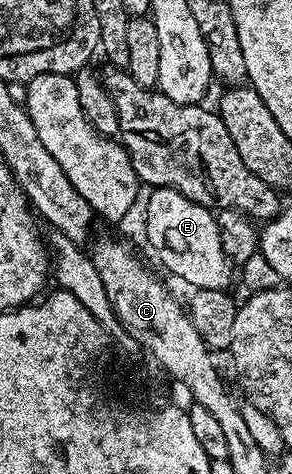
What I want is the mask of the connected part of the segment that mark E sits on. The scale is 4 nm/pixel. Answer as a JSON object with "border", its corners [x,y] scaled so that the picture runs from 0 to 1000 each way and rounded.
{"border":[[[527,395],[497,428],[497,496],[538,546],[606,589],[651,597],[651,608],[771,614],[791,557],[750,508],[743,456],[712,437],[682,432],[582,395]]]}

